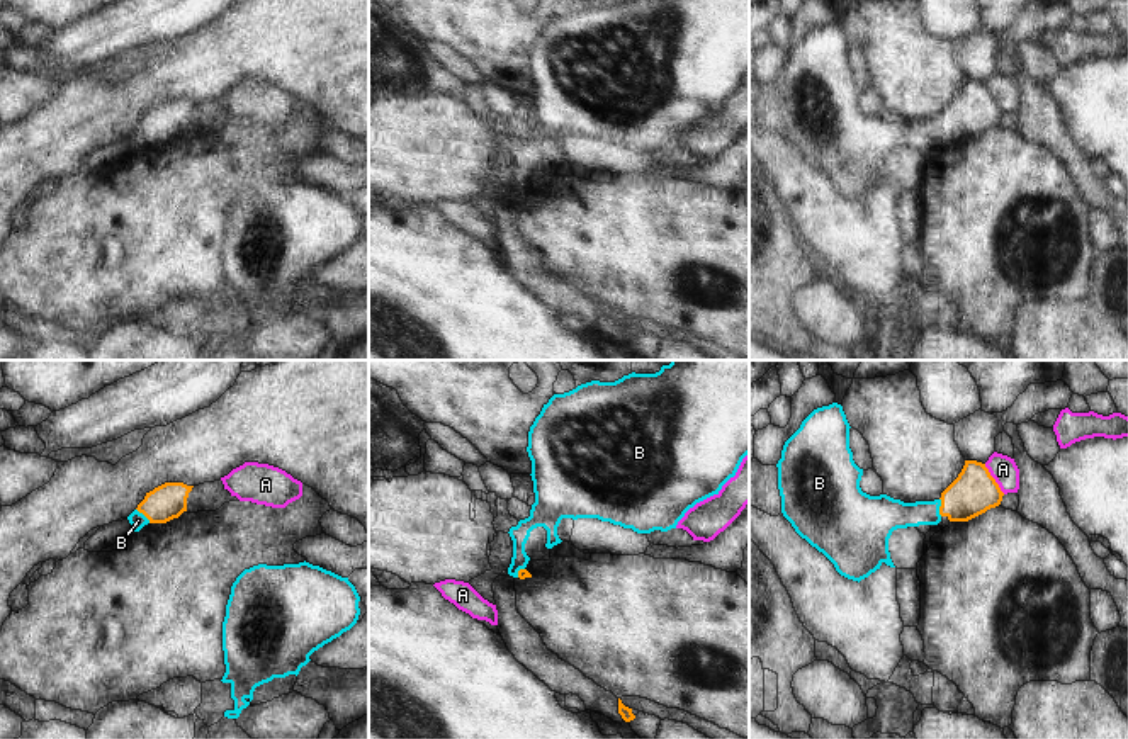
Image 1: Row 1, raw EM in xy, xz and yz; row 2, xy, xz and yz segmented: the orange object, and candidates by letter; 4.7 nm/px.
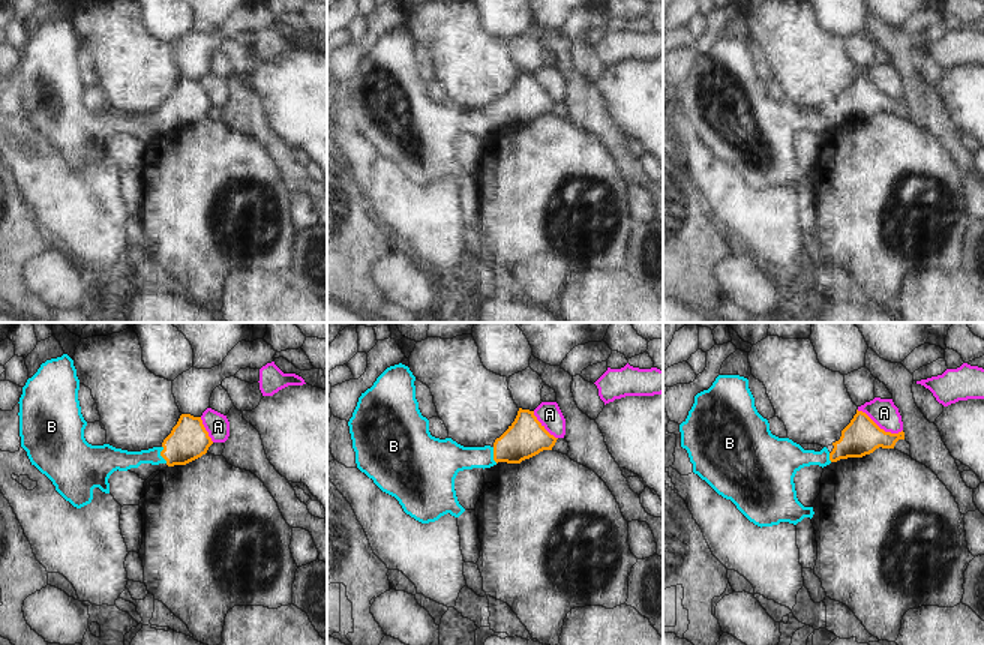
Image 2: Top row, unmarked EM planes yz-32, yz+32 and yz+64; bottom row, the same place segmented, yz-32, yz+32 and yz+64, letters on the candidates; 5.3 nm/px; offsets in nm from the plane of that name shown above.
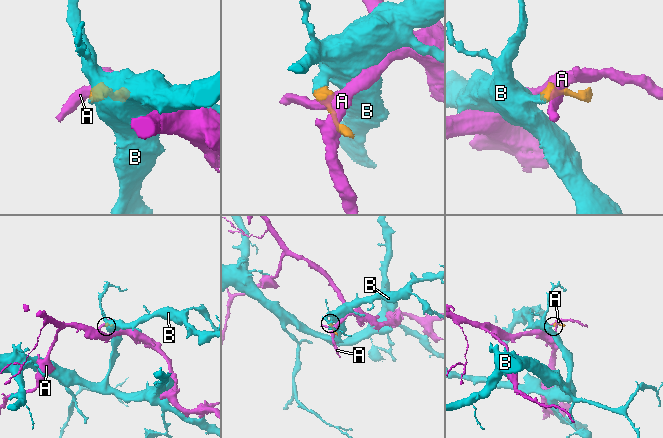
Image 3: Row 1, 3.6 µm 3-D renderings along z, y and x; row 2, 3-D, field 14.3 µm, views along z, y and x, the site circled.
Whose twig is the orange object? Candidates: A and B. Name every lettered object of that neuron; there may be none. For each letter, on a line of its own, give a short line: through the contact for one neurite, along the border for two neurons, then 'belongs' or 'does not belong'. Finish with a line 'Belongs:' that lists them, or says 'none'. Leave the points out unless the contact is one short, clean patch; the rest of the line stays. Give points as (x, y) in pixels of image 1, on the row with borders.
A: line yz (984, 464), (1004, 493); does not belong
B: line yz (974, 491), (960, 502), (940, 507), (919, 513), (889, 513); belongs
Belongs: B

